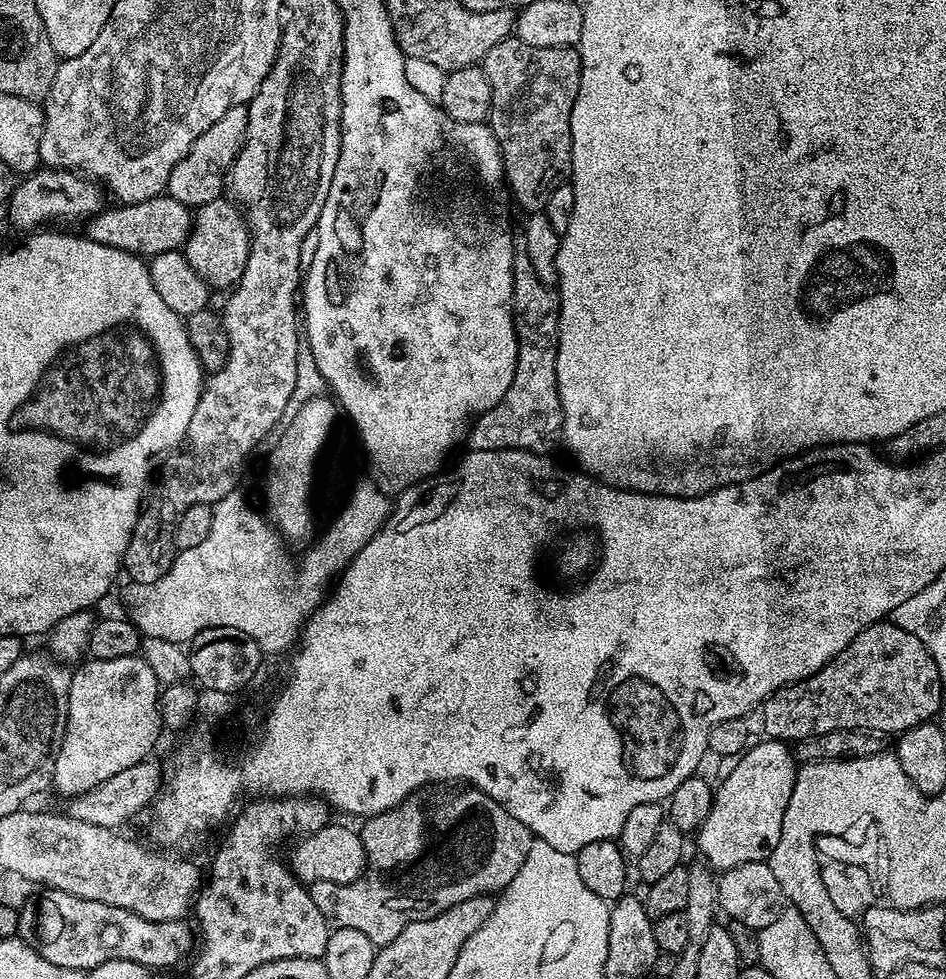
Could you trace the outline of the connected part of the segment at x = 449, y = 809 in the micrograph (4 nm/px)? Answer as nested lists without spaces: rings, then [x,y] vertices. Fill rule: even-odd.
[[[468,786],[465,792],[453,796],[443,796],[440,792],[421,790],[408,797],[397,808],[377,816],[367,817],[364,828],[359,829],[360,841],[364,843],[366,871],[353,884],[339,884],[329,880],[319,880],[310,885],[314,906],[336,928],[362,930],[366,938],[377,946],[394,942],[398,934],[411,920],[429,920],[475,896],[499,894],[508,883],[522,870],[526,854],[533,842],[529,828],[522,826],[514,814],[510,814],[494,798],[485,792]]]

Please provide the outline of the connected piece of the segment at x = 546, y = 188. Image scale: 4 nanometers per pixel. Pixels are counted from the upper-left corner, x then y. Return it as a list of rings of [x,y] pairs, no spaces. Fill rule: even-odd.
[[[509,38],[498,42],[498,46],[486,54],[482,67],[492,87],[490,127],[500,147],[506,185],[524,214],[544,212],[550,202],[550,194],[554,194],[558,186],[569,183],[572,174],[570,114],[580,85],[579,51],[576,48],[530,46],[519,38]]]

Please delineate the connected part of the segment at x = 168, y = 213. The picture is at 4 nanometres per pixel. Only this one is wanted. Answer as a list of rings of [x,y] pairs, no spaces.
[[[161,194],[146,202],[115,207],[105,207],[87,221],[87,224],[89,223],[88,232],[86,231],[87,239],[102,246],[130,252],[134,256],[151,258],[183,249],[188,235],[192,233],[193,209],[187,204],[178,202],[173,196]]]

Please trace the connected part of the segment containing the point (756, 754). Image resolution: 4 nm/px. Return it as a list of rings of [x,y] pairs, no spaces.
[[[771,738],[761,741],[761,744],[752,744],[735,761],[737,764],[729,770],[720,788],[718,784],[710,814],[706,814],[706,822],[694,836],[704,855],[703,863],[720,874],[739,864],[767,861],[782,834],[782,822],[794,790],[798,764],[785,741]]]

